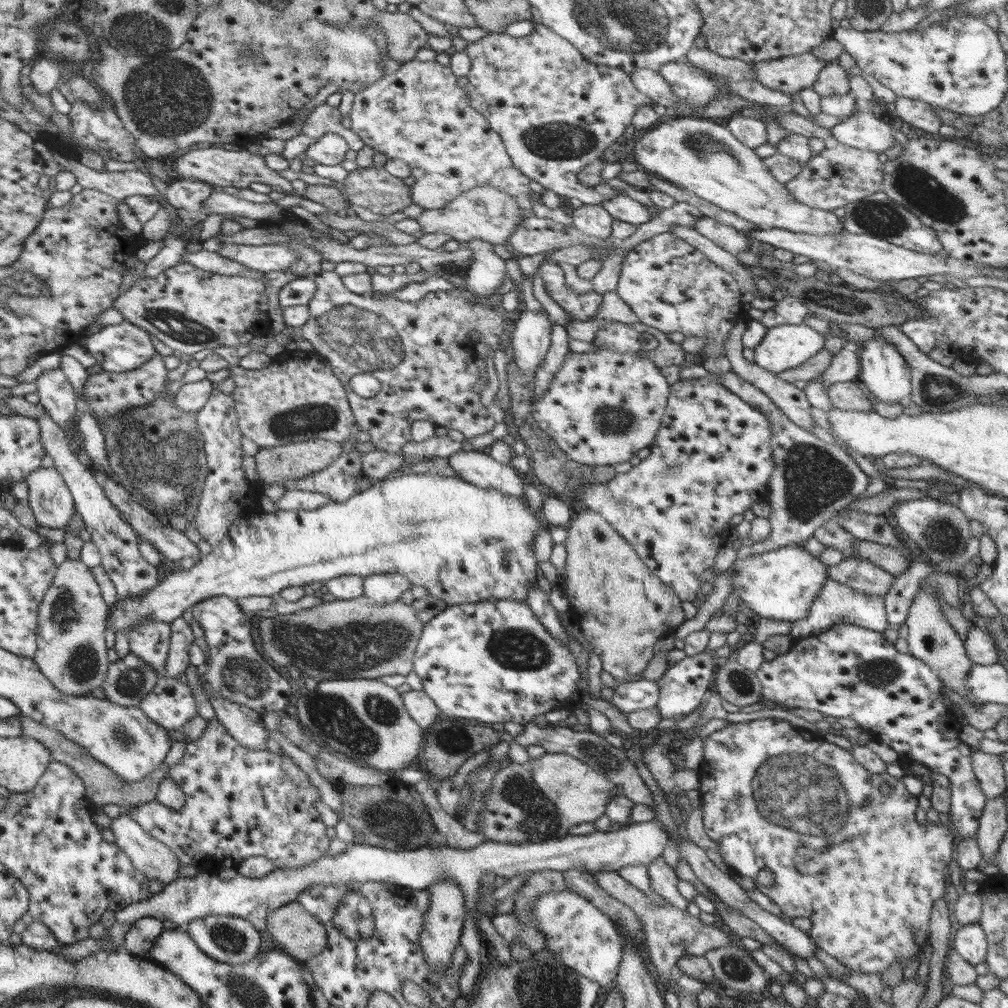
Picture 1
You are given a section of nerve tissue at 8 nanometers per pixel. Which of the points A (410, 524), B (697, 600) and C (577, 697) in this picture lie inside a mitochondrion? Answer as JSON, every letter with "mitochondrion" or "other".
{"A":"mitochondrion","B":"other","C":"other"}

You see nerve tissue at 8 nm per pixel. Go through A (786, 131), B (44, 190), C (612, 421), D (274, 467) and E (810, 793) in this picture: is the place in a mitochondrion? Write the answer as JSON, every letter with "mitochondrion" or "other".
{"A":"other","B":"other","C":"mitochondrion","D":"mitochondrion","E":"mitochondrion"}

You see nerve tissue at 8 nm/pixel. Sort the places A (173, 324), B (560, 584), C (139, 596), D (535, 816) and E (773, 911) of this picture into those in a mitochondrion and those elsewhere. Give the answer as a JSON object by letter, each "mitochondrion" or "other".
{"A":"mitochondrion","B":"other","C":"other","D":"mitochondrion","E":"other"}

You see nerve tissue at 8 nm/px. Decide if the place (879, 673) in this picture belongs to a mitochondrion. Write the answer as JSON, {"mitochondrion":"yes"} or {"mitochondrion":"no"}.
{"mitochondrion":"yes"}

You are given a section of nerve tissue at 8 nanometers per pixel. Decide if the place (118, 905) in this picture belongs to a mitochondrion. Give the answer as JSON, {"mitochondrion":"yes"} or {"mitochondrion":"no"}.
{"mitochondrion":"no"}

